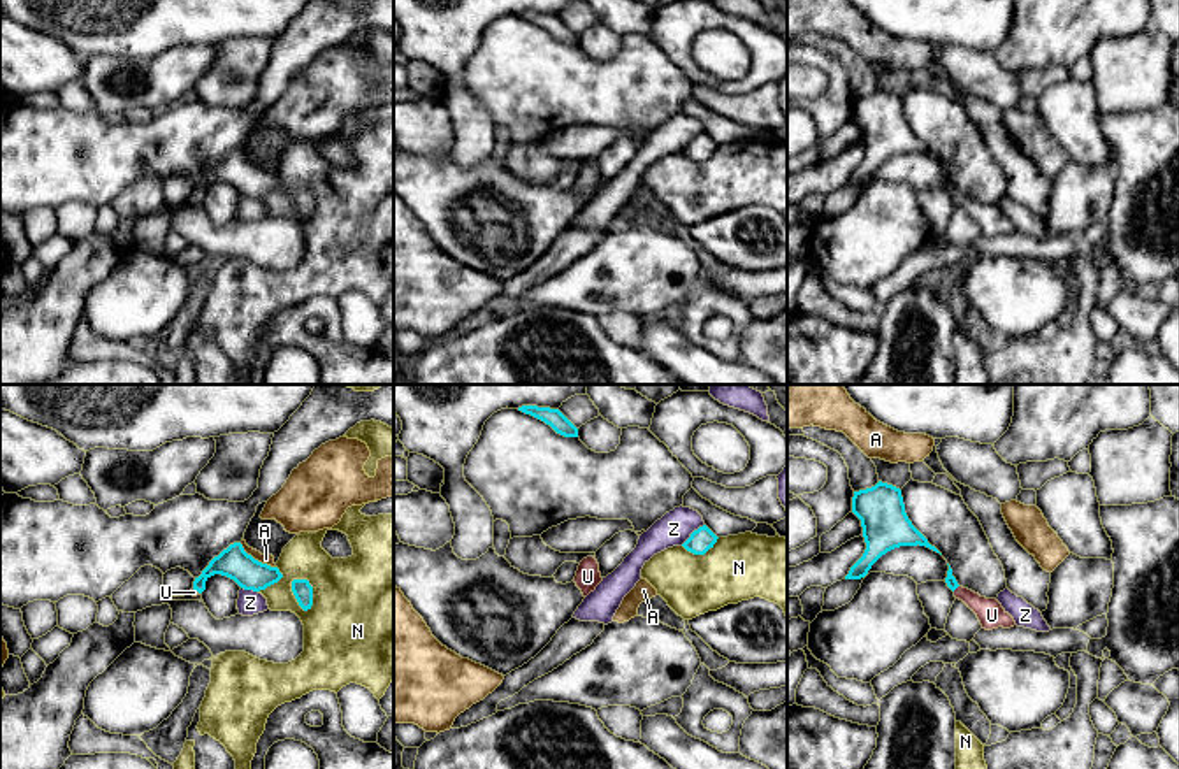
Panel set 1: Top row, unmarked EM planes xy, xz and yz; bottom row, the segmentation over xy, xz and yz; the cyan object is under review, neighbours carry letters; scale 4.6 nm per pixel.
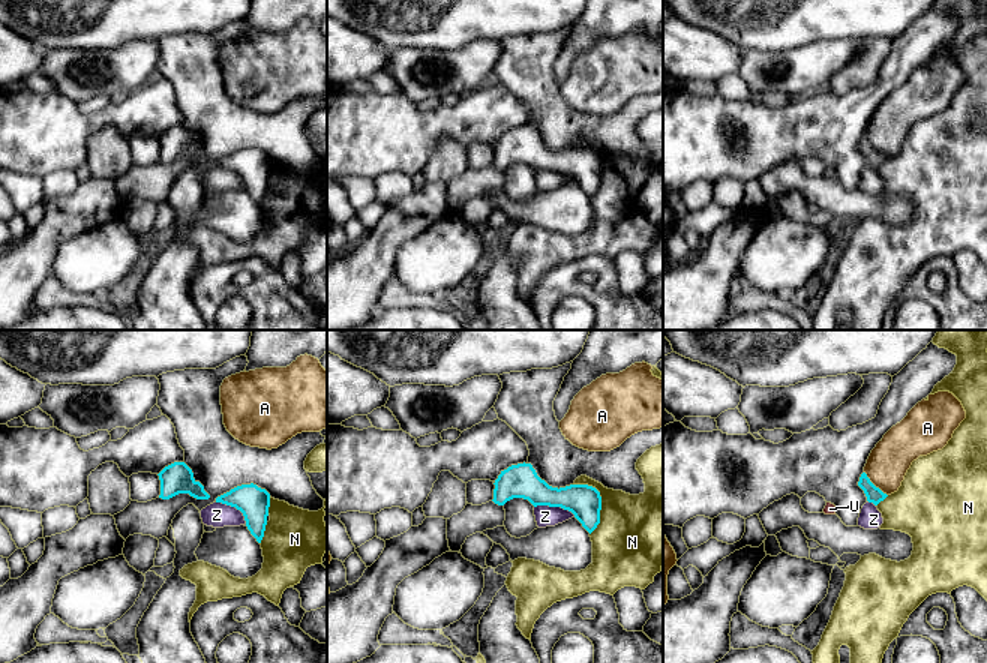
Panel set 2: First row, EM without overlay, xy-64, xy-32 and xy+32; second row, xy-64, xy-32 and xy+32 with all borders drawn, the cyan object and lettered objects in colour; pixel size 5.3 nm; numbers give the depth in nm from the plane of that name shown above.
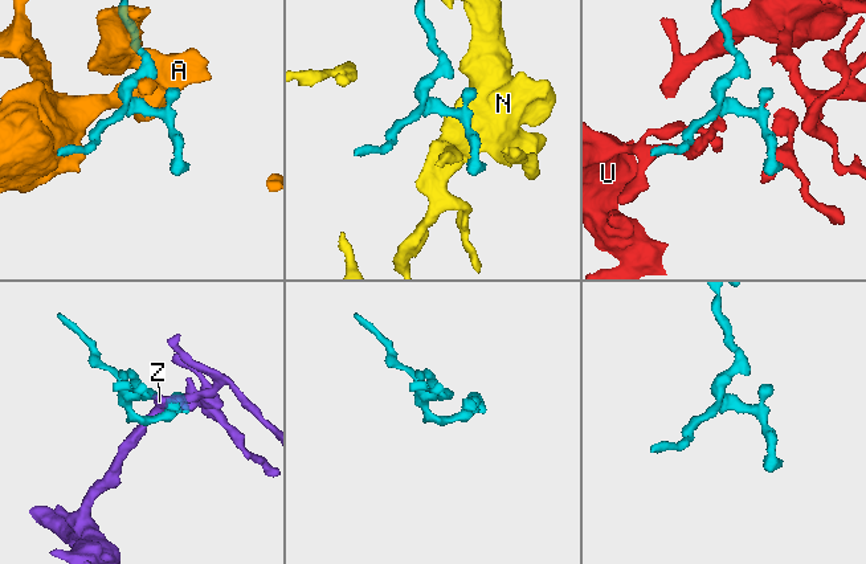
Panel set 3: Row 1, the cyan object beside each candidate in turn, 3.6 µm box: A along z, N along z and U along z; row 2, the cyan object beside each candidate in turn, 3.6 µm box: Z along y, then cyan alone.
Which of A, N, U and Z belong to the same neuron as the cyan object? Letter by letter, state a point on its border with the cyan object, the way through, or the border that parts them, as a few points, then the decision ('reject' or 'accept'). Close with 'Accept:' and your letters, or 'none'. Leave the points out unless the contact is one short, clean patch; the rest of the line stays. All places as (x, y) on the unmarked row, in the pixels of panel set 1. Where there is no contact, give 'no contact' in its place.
A: contact xy (257, 167); reject
N: contact xy (294, 201); reject
U: contact xy (195, 195); way xy (234, 169), (213, 174), (195, 195), (194, 199); accept
Z: contact xz (691, 141); reject
Accept: U

